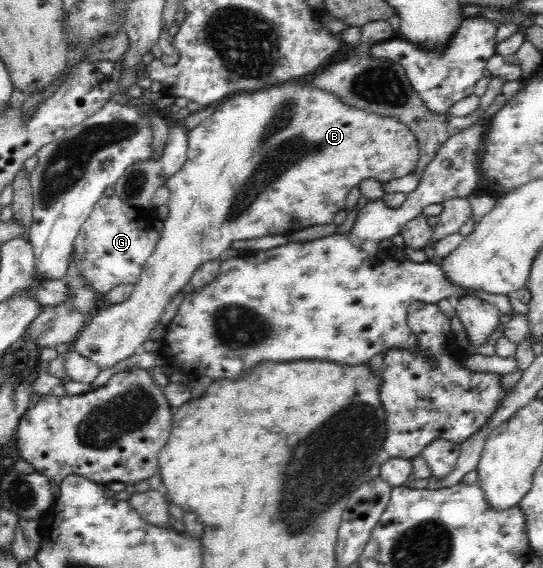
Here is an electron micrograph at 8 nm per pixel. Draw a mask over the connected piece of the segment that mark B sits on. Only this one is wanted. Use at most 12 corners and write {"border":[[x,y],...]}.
{"border":[[283,82],[188,131],[131,297],[71,343],[109,369],[233,241],[333,223],[412,173],[395,118]]}

